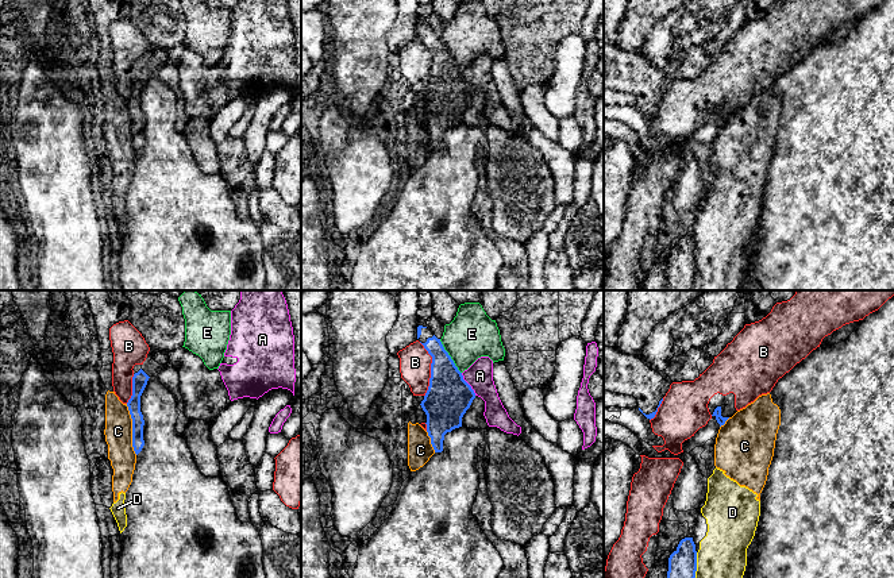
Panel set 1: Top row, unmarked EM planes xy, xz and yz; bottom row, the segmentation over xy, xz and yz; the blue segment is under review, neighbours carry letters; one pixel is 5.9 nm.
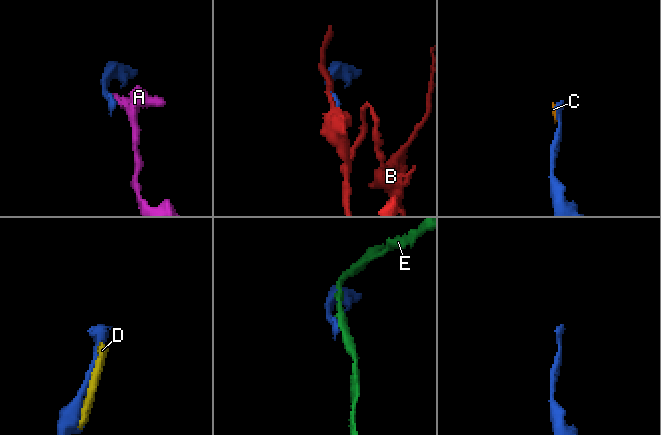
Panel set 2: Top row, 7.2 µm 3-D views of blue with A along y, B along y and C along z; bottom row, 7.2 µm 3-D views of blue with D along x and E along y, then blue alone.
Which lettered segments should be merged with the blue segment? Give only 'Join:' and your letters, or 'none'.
Join: none

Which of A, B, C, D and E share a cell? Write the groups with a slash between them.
A / B / C D / E

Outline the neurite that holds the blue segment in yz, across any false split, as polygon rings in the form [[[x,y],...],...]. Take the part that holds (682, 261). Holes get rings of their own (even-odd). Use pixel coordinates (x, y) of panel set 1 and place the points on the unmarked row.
[[[685,235],[668,255],[666,290],[691,290],[695,269],[695,242],[693,235]]]

